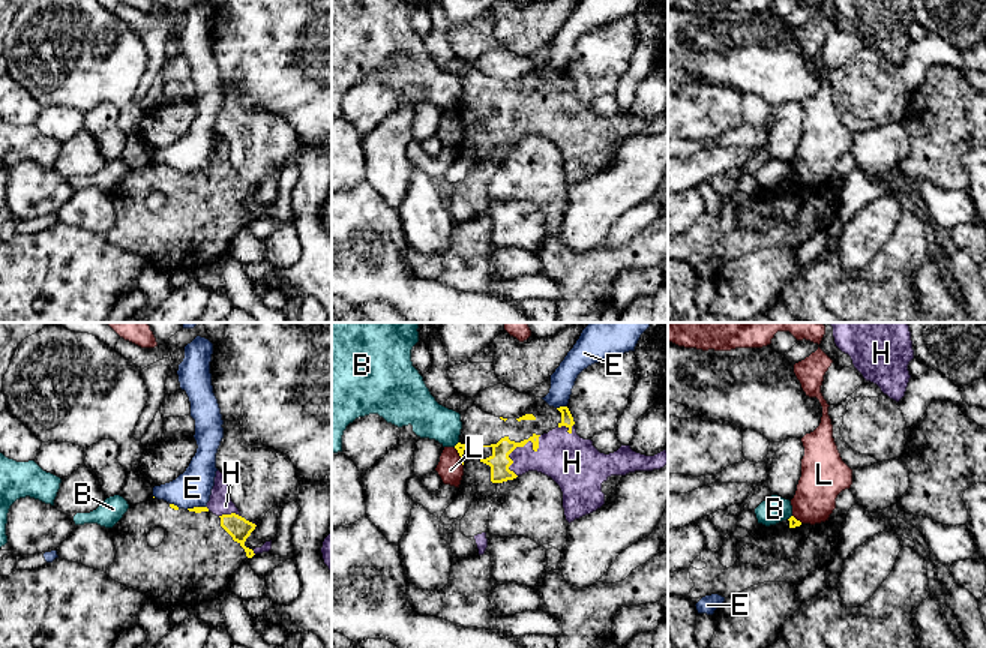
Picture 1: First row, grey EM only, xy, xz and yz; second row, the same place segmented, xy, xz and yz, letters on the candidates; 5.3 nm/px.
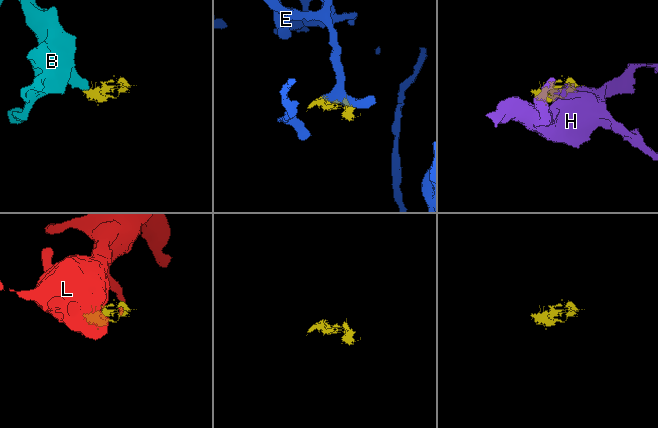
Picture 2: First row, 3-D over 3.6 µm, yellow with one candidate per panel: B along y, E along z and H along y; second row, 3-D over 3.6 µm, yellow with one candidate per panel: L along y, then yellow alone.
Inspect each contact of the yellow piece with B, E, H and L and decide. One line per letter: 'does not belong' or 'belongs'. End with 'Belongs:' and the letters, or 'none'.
B: does not belong
E: does not belong
H: belongs
L: does not belong
Belongs: H

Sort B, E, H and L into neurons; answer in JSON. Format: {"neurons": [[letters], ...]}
{"neurons": [["B"], ["E"], ["H"], ["L"]]}

